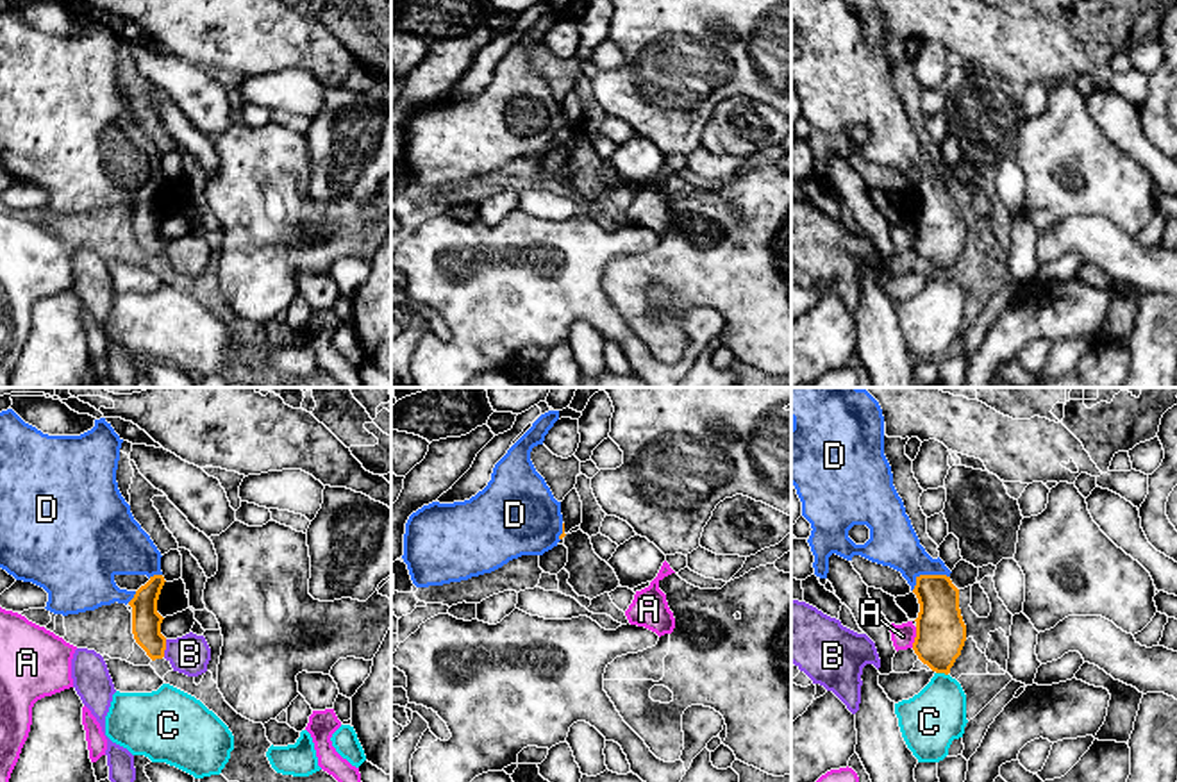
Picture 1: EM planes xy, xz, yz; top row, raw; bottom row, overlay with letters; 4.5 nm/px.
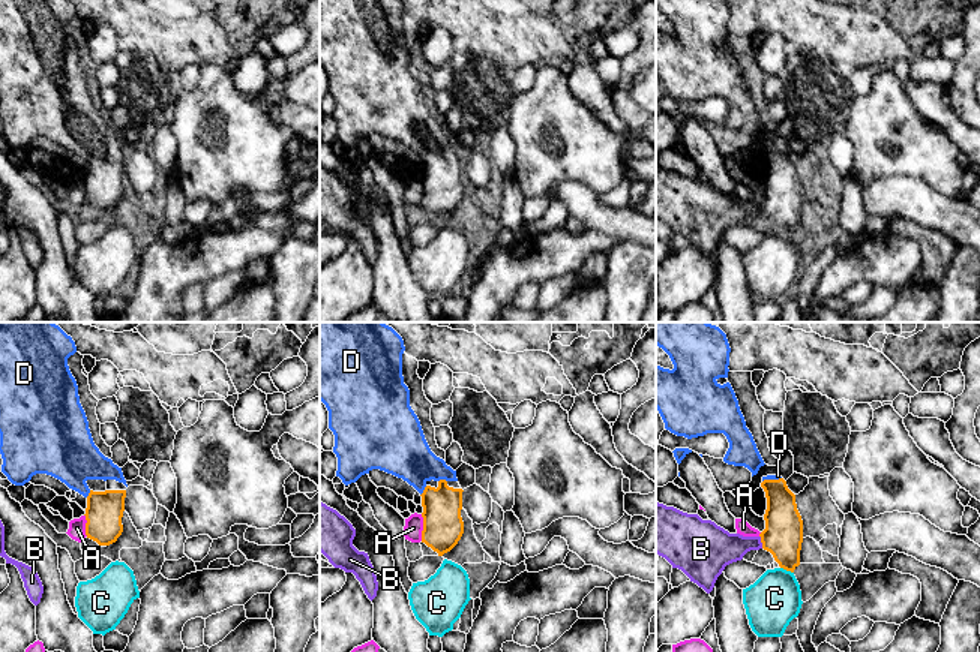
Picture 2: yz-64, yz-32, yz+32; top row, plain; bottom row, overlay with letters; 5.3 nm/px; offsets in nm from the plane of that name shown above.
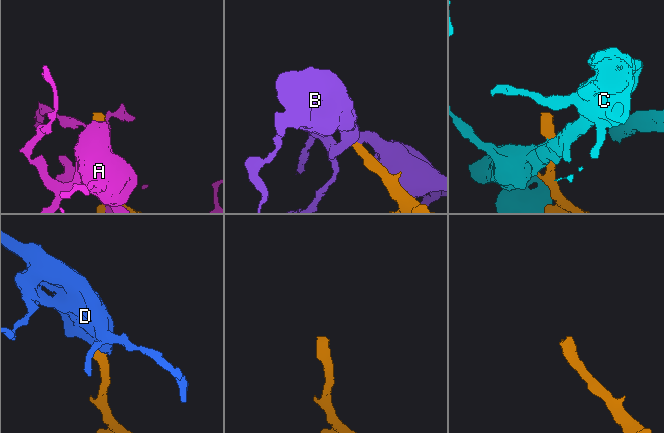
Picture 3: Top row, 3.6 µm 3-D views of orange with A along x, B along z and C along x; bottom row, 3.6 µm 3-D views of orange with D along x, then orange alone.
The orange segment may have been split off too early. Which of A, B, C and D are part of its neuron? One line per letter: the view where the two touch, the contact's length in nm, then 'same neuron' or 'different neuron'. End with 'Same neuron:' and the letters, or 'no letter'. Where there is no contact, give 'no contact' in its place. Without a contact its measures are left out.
A: yz | 100 nm | different neuron
B: xy | 80 nm | different neuron
C: yz | 60 nm | different neuron
D: yz | 190 nm | same neuron
Same neuron: D

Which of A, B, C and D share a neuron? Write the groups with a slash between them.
A / B / C / D

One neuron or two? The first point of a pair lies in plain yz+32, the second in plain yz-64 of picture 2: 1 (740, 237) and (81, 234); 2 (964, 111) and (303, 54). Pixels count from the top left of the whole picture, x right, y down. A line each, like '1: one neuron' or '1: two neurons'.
1: one neuron
2: one neuron

